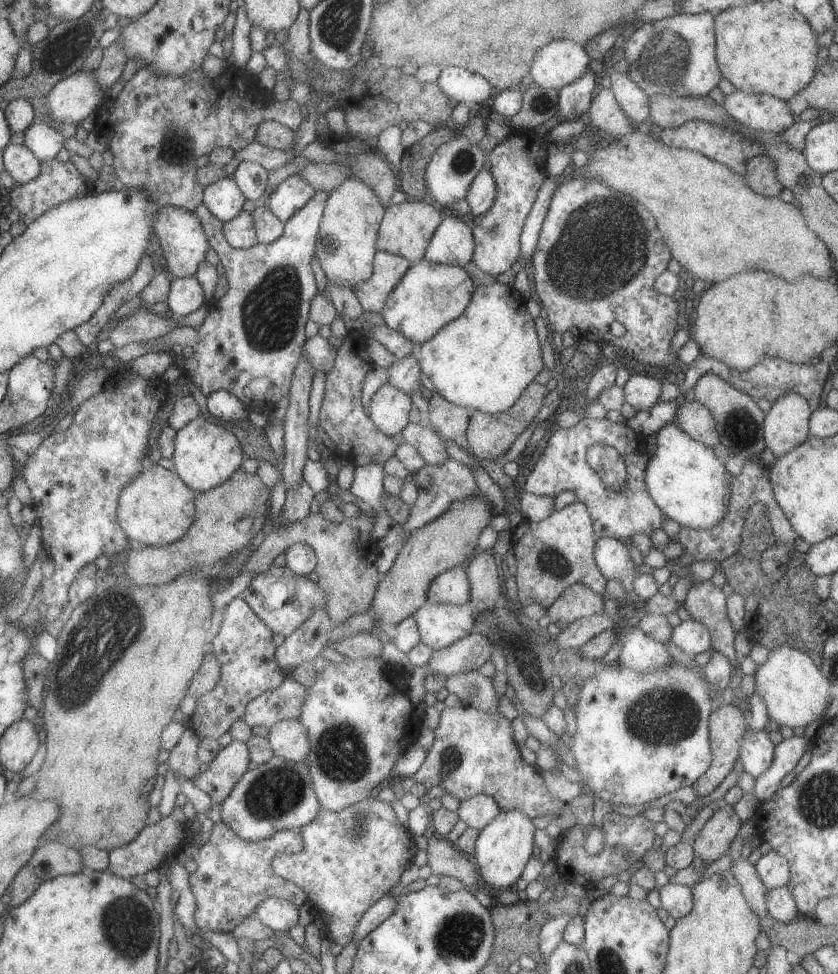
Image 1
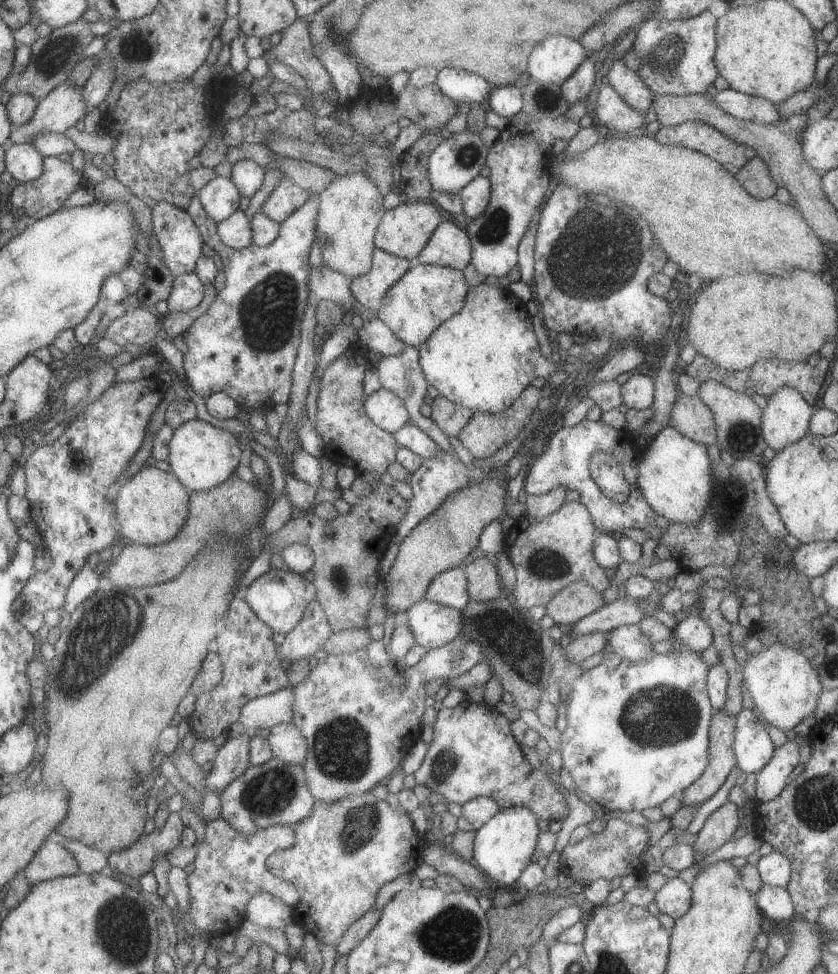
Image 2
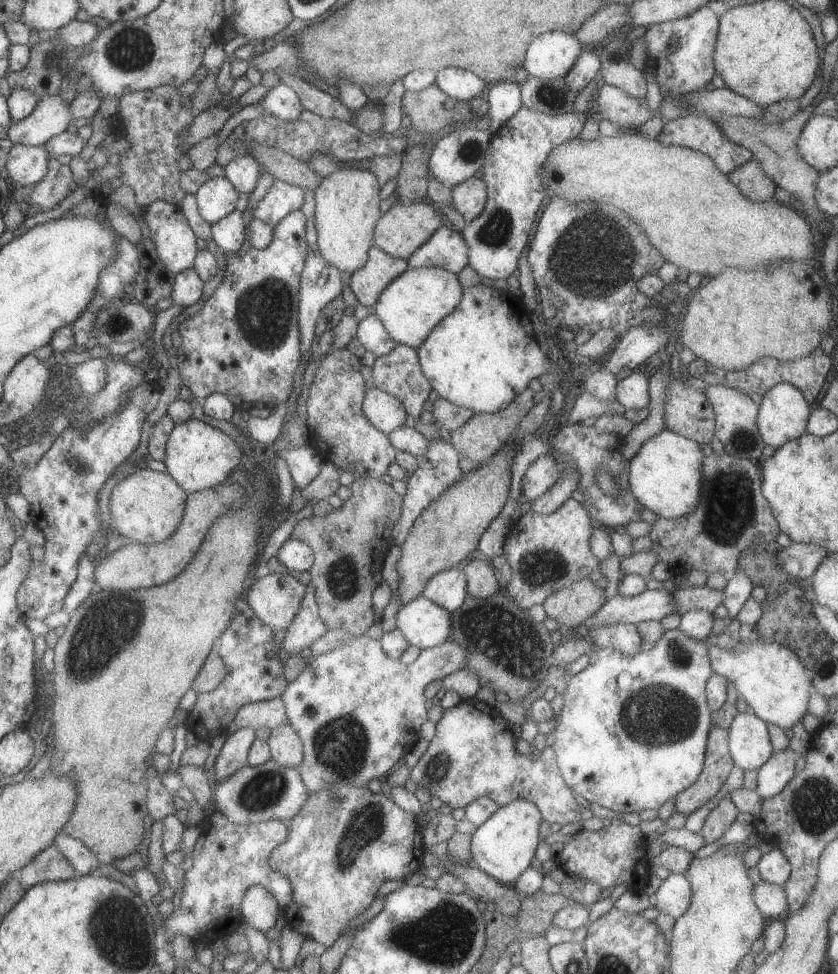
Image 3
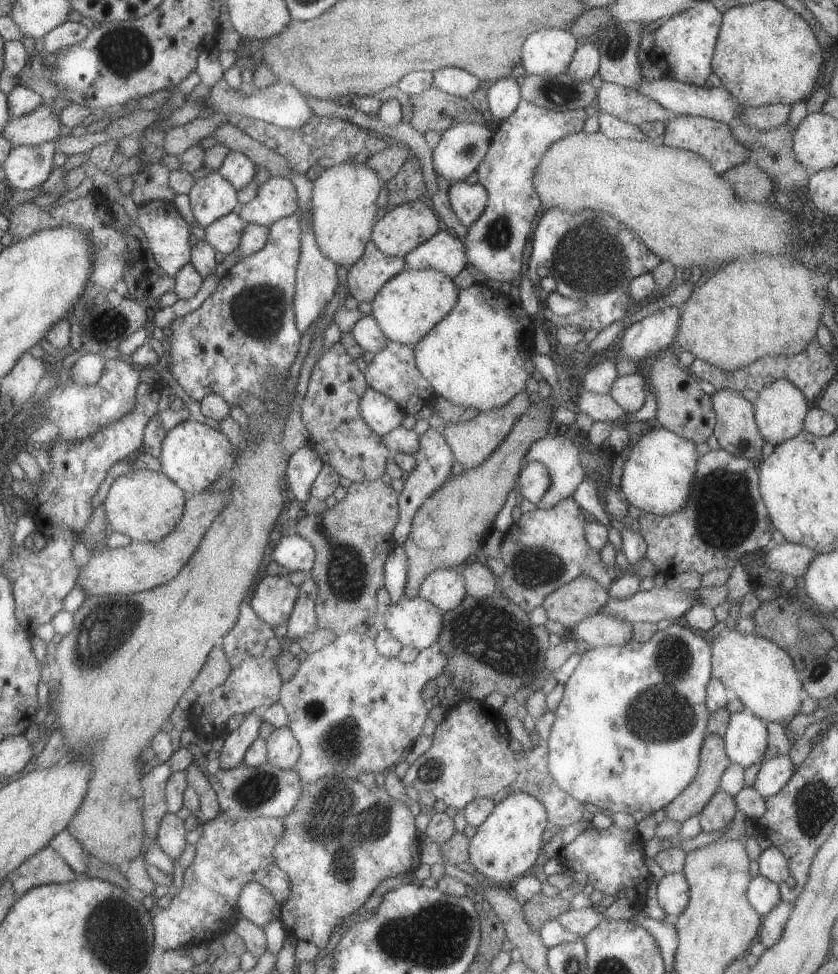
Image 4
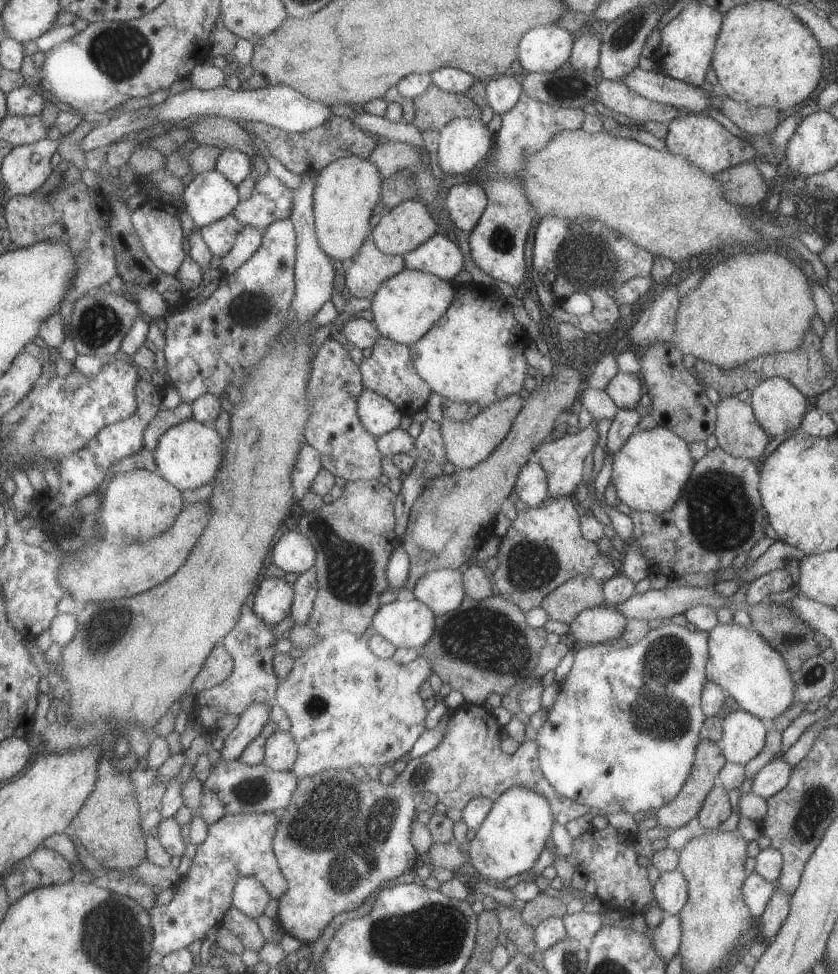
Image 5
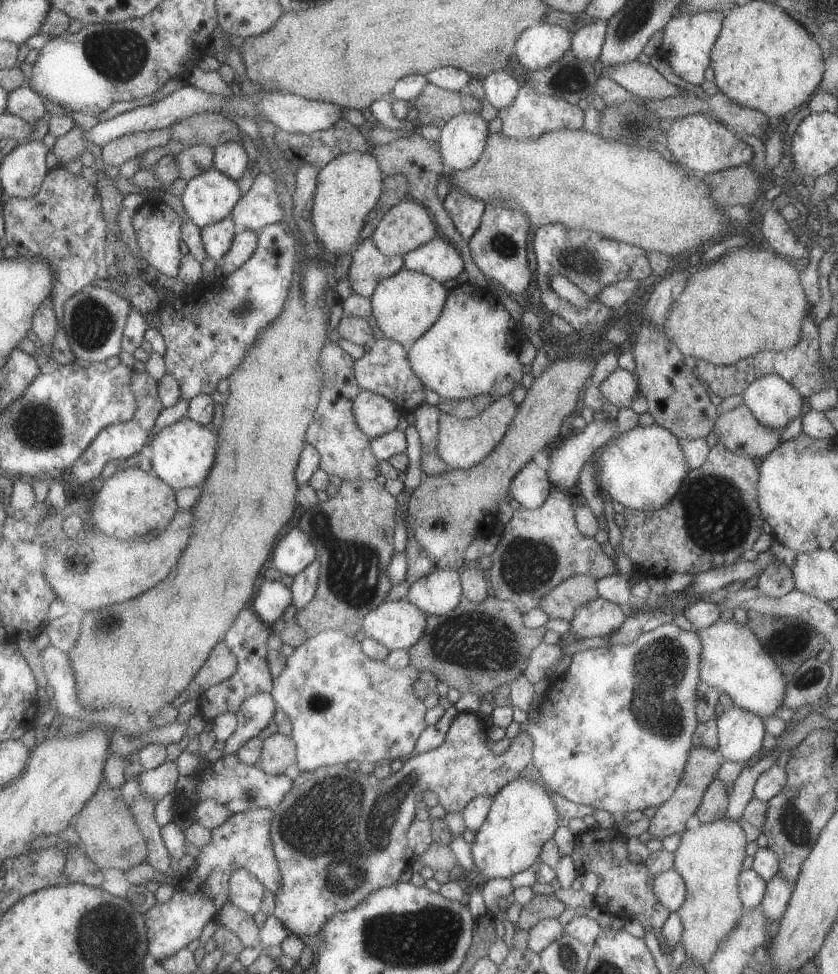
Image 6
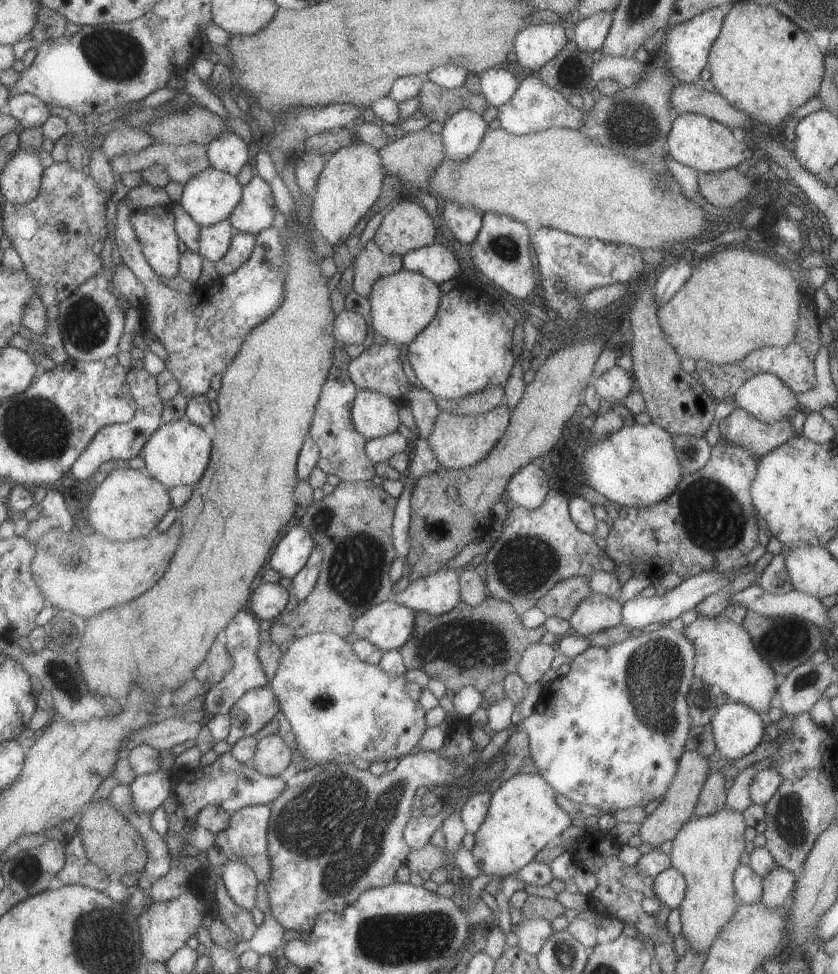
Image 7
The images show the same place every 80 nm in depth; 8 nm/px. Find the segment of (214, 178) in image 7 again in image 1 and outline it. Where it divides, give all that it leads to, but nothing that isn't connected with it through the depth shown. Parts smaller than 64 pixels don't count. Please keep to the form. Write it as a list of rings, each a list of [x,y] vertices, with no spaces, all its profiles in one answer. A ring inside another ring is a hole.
[[[229,176],[204,186],[202,203],[204,207],[222,223],[239,214],[244,196],[234,180]]]

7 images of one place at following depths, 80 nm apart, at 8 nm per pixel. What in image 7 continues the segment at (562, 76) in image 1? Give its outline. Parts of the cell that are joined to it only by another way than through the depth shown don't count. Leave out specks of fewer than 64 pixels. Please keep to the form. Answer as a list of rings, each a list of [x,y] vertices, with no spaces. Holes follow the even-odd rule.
[[[553,22],[528,24],[514,37],[513,59],[523,68],[538,71],[565,46],[565,33],[563,27]]]

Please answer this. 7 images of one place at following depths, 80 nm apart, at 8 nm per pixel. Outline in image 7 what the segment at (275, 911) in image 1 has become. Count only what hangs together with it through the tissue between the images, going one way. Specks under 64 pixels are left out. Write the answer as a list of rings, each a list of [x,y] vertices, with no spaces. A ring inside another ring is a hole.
[[[237,858],[223,862],[220,878],[228,895],[241,908],[251,911],[255,907],[255,887],[259,883],[251,867]]]

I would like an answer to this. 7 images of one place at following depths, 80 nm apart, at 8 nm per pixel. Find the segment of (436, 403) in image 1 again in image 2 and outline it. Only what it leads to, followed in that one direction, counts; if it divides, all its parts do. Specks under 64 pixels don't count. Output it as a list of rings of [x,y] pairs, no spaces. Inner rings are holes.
[[[441,396],[431,399],[429,406],[431,409],[429,418],[443,434],[451,438],[457,438],[459,431],[467,424],[473,413],[473,410],[453,404]]]

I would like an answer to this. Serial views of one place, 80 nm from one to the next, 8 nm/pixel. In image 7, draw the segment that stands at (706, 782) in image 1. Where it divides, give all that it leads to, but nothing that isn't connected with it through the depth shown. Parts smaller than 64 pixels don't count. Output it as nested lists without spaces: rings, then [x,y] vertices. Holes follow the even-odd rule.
[[[685,751],[679,757],[675,776],[667,792],[662,796],[655,810],[645,817],[638,830],[641,841],[648,842],[653,848],[658,848],[666,840],[673,840],[673,837],[688,822],[693,813],[701,787],[710,771],[707,766],[709,766],[709,757],[699,754],[699,752]]]

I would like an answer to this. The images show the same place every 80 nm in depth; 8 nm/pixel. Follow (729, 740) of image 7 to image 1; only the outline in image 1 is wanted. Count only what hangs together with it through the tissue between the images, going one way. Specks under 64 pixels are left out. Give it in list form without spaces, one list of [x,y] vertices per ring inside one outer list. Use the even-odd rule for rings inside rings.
[[[748,727],[740,740],[738,755],[743,771],[756,779],[771,766],[774,744],[763,730],[751,732]]]

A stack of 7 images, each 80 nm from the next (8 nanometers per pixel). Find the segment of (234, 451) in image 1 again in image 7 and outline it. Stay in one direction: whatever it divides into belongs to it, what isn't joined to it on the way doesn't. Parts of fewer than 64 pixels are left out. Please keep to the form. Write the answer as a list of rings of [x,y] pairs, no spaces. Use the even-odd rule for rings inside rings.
[[[205,395],[194,396],[186,402],[185,418],[162,423],[143,445],[143,459],[146,474],[158,480],[164,487],[191,486],[199,480],[209,462],[211,440],[201,429],[211,422],[209,401]]]

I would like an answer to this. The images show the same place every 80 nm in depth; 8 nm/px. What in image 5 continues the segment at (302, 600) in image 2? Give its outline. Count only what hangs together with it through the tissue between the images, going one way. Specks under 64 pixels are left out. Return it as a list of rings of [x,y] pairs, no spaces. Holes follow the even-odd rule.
[[[263,577],[253,596],[252,611],[272,627],[290,616],[293,585],[283,578]]]

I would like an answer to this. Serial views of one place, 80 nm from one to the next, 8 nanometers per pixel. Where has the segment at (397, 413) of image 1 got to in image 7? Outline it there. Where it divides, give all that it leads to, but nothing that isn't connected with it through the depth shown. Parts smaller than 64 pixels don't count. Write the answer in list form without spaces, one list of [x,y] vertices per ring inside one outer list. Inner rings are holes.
[[[357,389],[350,408],[355,430],[367,441],[396,431],[400,423],[397,403],[378,392]]]

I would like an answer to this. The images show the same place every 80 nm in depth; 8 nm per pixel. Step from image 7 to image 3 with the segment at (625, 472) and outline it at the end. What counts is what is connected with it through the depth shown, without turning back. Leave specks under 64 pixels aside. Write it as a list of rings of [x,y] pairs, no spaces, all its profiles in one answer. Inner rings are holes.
[[[667,429],[651,436],[627,464],[629,494],[653,514],[669,519],[691,514],[699,500],[701,462],[700,445]]]

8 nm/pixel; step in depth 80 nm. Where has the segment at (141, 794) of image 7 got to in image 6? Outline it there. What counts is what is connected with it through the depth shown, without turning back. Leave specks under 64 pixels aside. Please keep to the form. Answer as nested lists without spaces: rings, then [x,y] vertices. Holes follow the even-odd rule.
[[[169,760],[163,761],[156,769],[141,771],[139,776],[142,793],[156,802],[167,793],[175,791],[175,782],[179,778],[176,762]]]

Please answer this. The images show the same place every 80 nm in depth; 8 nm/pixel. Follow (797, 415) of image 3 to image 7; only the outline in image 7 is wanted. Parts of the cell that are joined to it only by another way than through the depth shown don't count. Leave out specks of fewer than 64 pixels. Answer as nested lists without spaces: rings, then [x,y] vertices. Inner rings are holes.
[[[759,373],[748,378],[731,398],[733,398],[737,407],[746,410],[753,418],[760,420],[762,423],[769,423],[786,418],[787,412],[793,410],[798,404],[795,395],[796,393],[788,389],[777,376],[771,373]]]

